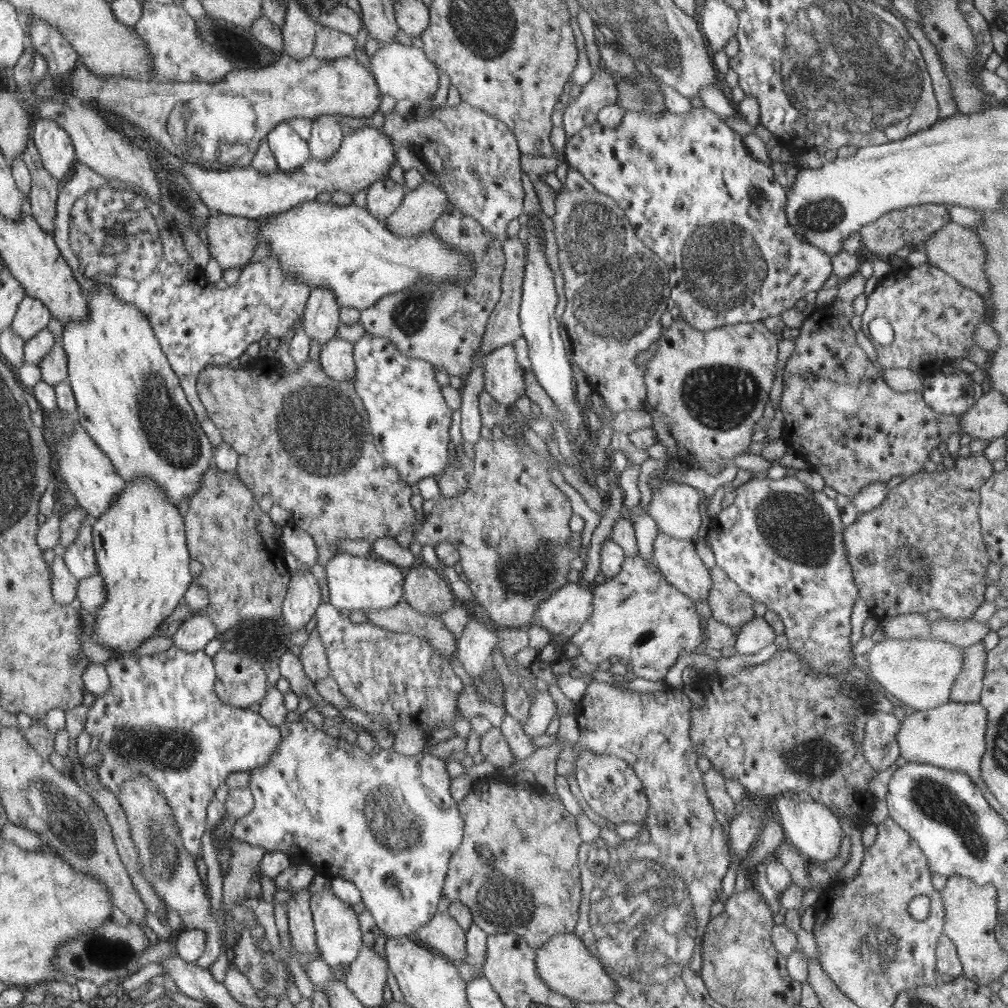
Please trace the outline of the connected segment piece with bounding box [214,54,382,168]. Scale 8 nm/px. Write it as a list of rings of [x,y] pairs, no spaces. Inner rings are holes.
[[[282,54],[275,64],[256,70],[229,72],[220,83],[214,86],[220,91],[228,91],[244,96],[250,101],[257,114],[256,132],[248,144],[248,150],[233,164],[235,168],[250,167],[260,142],[282,121],[294,118],[320,118],[331,116],[372,117],[380,106],[379,86],[362,62],[354,57],[343,57],[332,61],[318,59],[311,55],[300,61]]]

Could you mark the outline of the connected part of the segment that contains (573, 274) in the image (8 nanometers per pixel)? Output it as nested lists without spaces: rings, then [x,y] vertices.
[[[570,168],[567,172],[566,182],[564,182],[562,191],[556,192],[555,207],[556,212],[552,216],[555,226],[554,236],[556,236],[558,249],[559,268],[564,276],[564,295],[566,300],[566,310],[563,315],[563,323],[566,325],[566,332],[570,337],[573,345],[573,350],[577,354],[576,360],[579,362],[581,369],[585,372],[587,382],[594,392],[598,393],[605,404],[613,412],[618,414],[626,409],[646,409],[646,401],[648,400],[648,385],[645,383],[645,375],[647,366],[638,364],[638,356],[642,356],[642,352],[650,352],[650,345],[658,341],[659,334],[662,333],[662,324],[660,317],[666,312],[667,300],[670,296],[668,284],[668,268],[666,264],[658,257],[647,245],[645,241],[637,235],[637,229],[633,227],[629,215],[617,200],[612,196],[606,196],[604,192],[598,192],[597,188],[590,184],[587,177],[582,176],[581,172]]]

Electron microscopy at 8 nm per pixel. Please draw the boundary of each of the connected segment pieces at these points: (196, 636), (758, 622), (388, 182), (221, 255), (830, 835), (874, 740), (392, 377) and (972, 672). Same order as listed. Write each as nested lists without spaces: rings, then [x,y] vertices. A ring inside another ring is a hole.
[[[198,612],[192,618],[184,619],[171,639],[176,648],[184,652],[196,652],[204,651],[206,644],[218,634],[212,619],[204,612]]]
[[[756,615],[741,627],[734,647],[740,654],[756,654],[772,644],[776,636],[776,632],[764,617]]]
[[[386,176],[368,187],[366,210],[380,220],[385,220],[398,210],[406,194],[407,190],[403,184]]]
[[[215,213],[206,230],[209,252],[225,271],[250,264],[260,236],[261,220]]]
[[[784,794],[781,798],[776,799],[775,804],[778,816],[780,816],[781,827],[785,832],[785,839],[792,843],[804,858],[825,862],[838,856],[844,832],[839,819],[828,805],[818,802],[795,804],[788,795]]]
[[[875,710],[868,717],[864,730],[862,756],[877,773],[887,770],[900,755],[896,735],[901,722],[893,712]]]
[[[368,333],[353,344],[353,357],[356,367],[353,383],[365,401],[374,444],[382,456],[385,456],[390,464],[396,465],[401,479],[407,483],[417,484],[422,478],[442,476],[442,472],[446,472],[447,464],[450,464],[450,436],[454,436],[454,410],[448,406],[442,394],[442,384],[438,383],[440,368],[430,361],[410,358],[392,341]]]
[[[979,640],[963,647],[961,671],[951,688],[951,700],[955,703],[979,702],[985,675],[987,650],[985,642]]]

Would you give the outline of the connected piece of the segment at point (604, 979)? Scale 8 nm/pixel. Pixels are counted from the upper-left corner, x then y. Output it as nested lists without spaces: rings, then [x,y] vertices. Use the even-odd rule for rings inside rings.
[[[576,933],[554,935],[548,943],[536,949],[536,970],[551,989],[578,1002],[604,1003],[616,996],[618,987],[600,965],[600,958],[595,957]]]

